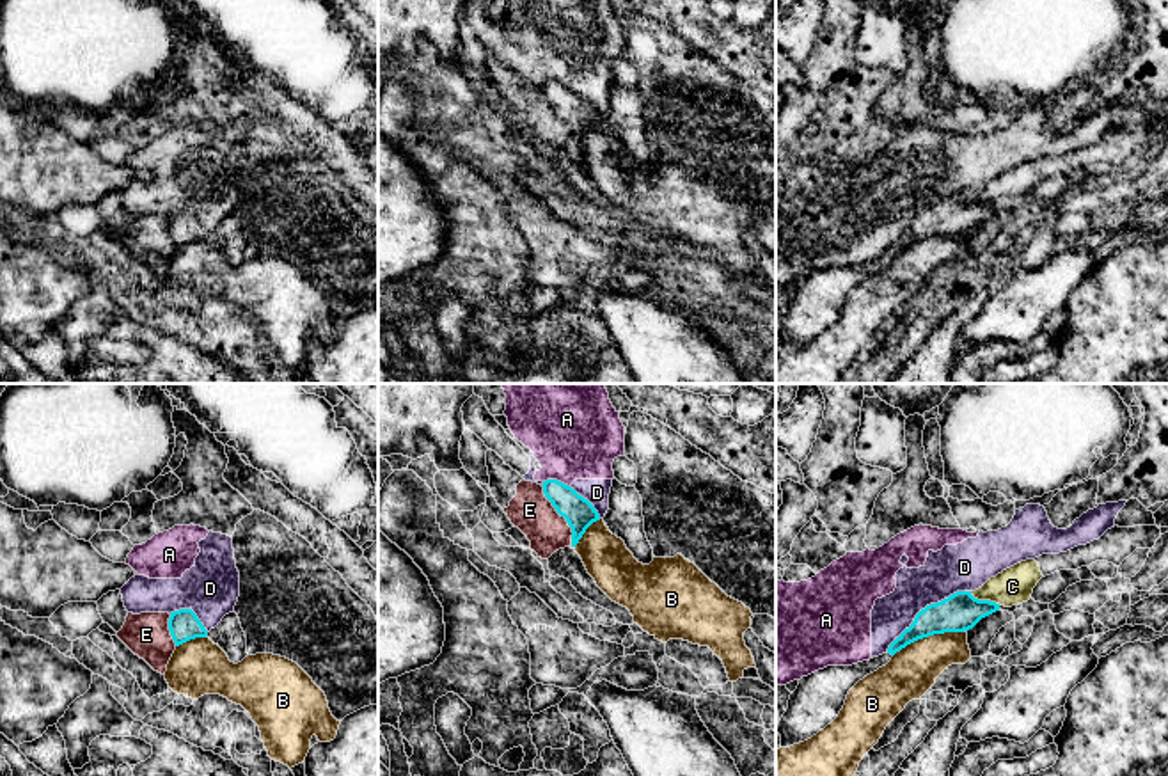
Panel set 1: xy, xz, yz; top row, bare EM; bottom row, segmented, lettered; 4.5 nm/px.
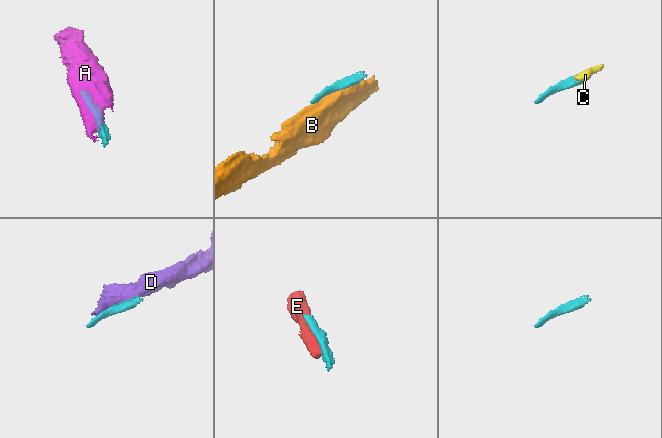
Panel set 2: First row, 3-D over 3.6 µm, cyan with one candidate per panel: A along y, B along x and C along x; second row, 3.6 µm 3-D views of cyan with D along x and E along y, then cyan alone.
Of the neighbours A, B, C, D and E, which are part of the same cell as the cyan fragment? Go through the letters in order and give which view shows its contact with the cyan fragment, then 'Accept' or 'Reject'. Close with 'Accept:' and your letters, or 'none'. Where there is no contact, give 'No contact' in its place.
A: Touches cyan in xz. Reject
B: Touches cyan in yz. Reject
C: Touches cyan in yz. Reject
D: Touches cyan in yz. Reject
E: Touches cyan in xz. Reject
Accept: none

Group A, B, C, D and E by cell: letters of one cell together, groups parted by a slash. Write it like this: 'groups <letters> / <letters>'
groups A D / B / C E

